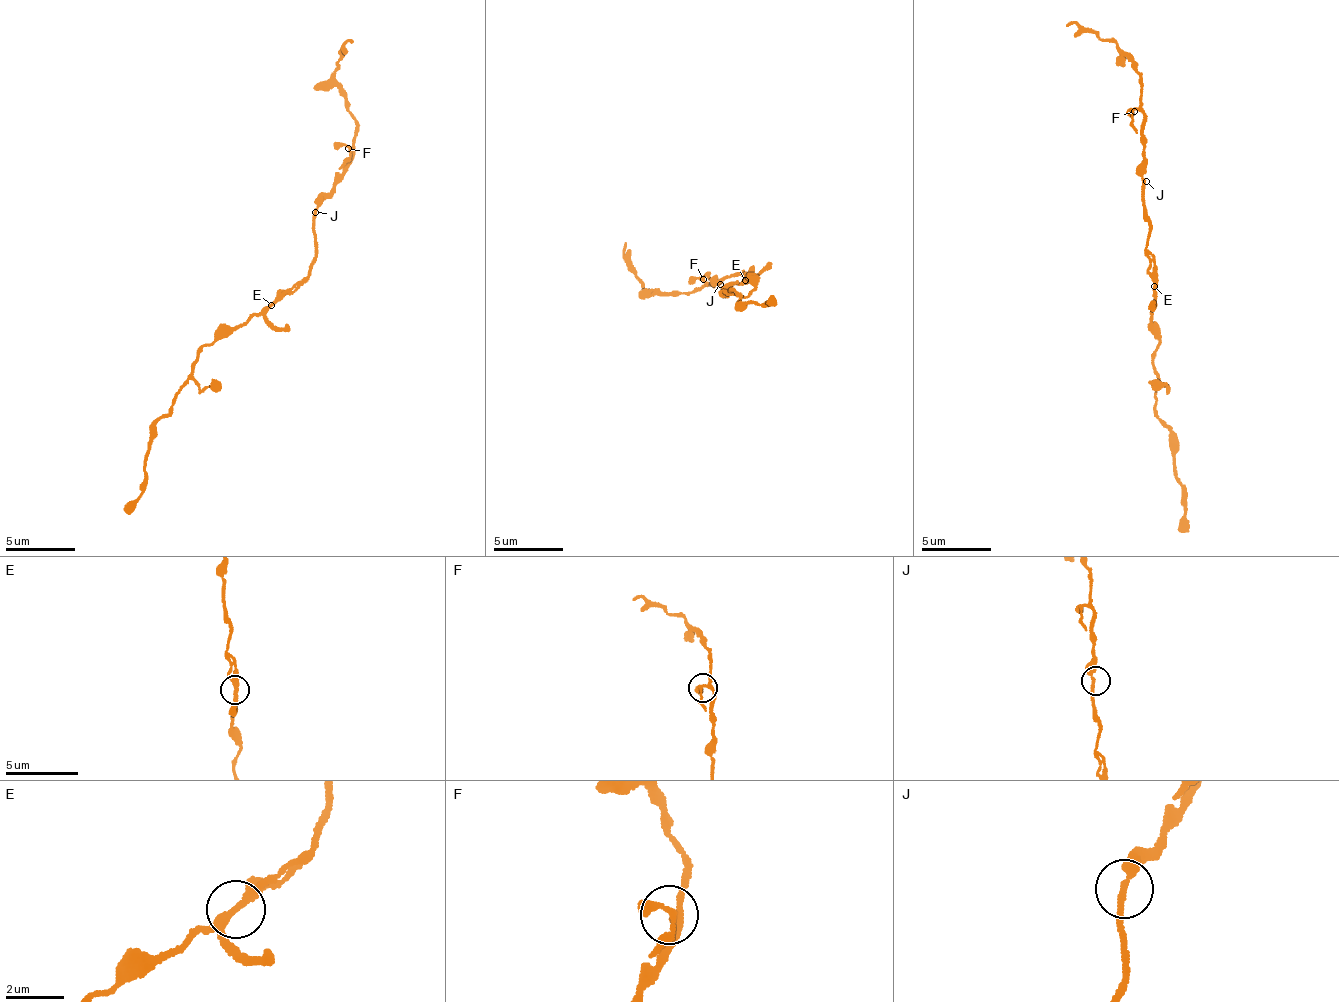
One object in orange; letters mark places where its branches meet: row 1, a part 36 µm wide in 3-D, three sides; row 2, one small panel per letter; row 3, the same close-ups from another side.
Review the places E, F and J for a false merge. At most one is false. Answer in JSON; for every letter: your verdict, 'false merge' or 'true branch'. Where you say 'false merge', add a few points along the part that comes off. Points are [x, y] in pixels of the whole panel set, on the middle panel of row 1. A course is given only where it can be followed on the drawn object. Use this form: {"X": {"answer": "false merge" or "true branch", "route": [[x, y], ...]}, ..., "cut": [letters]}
{"E": {"answer": "true branch"}, "F": {"answer": "true branch"}, "J": {"answer": "true branch"}, "cut": []}

